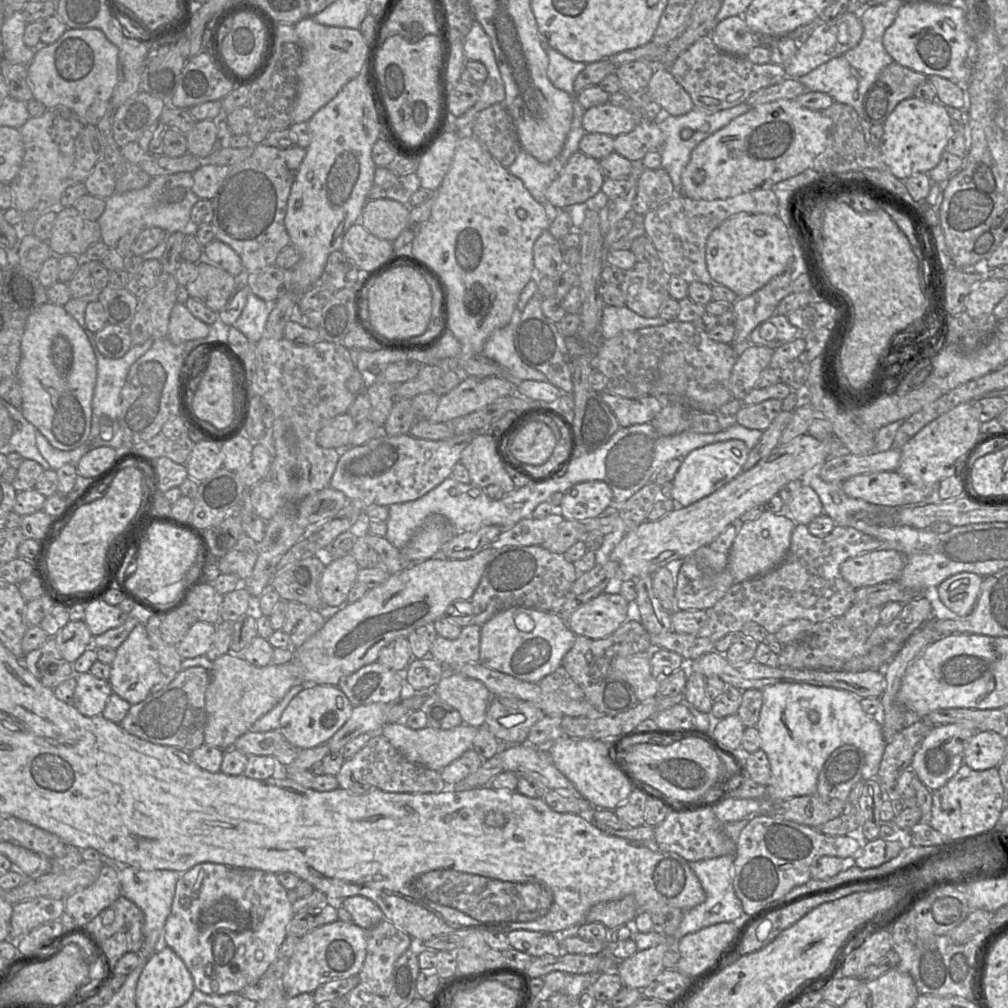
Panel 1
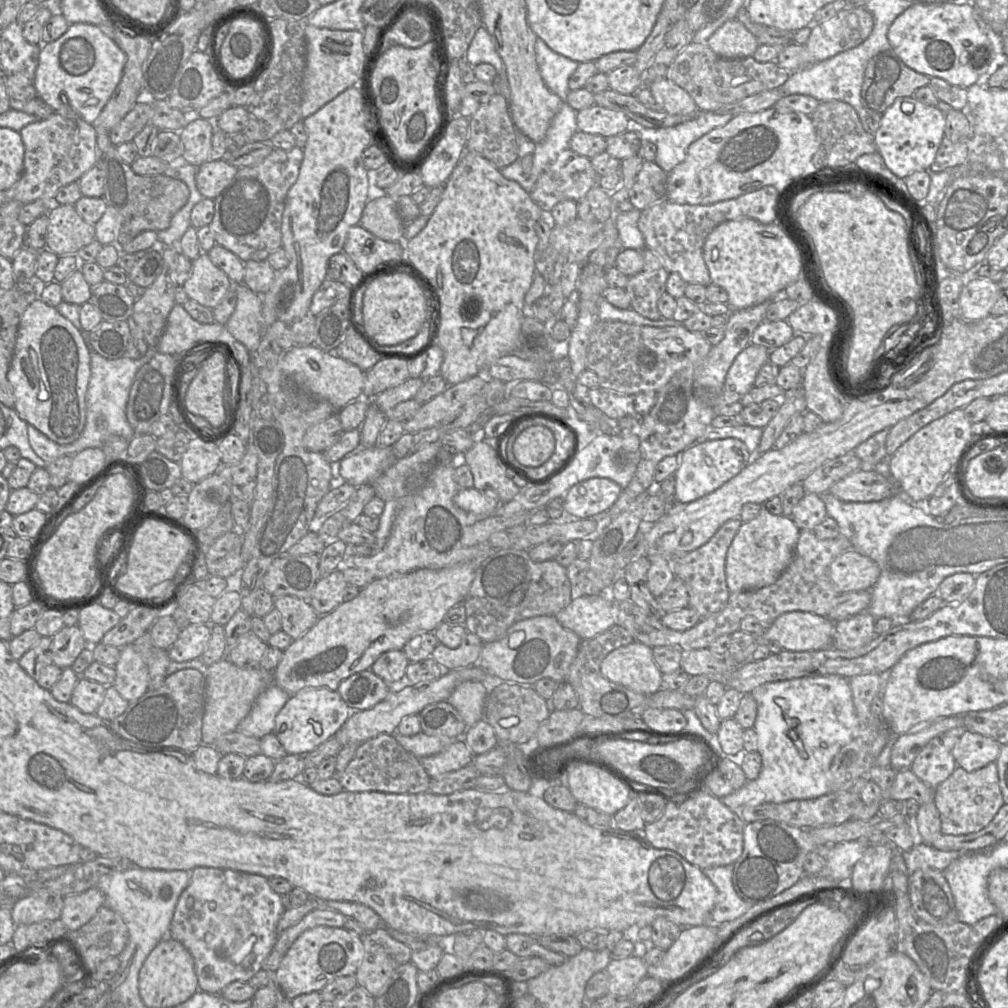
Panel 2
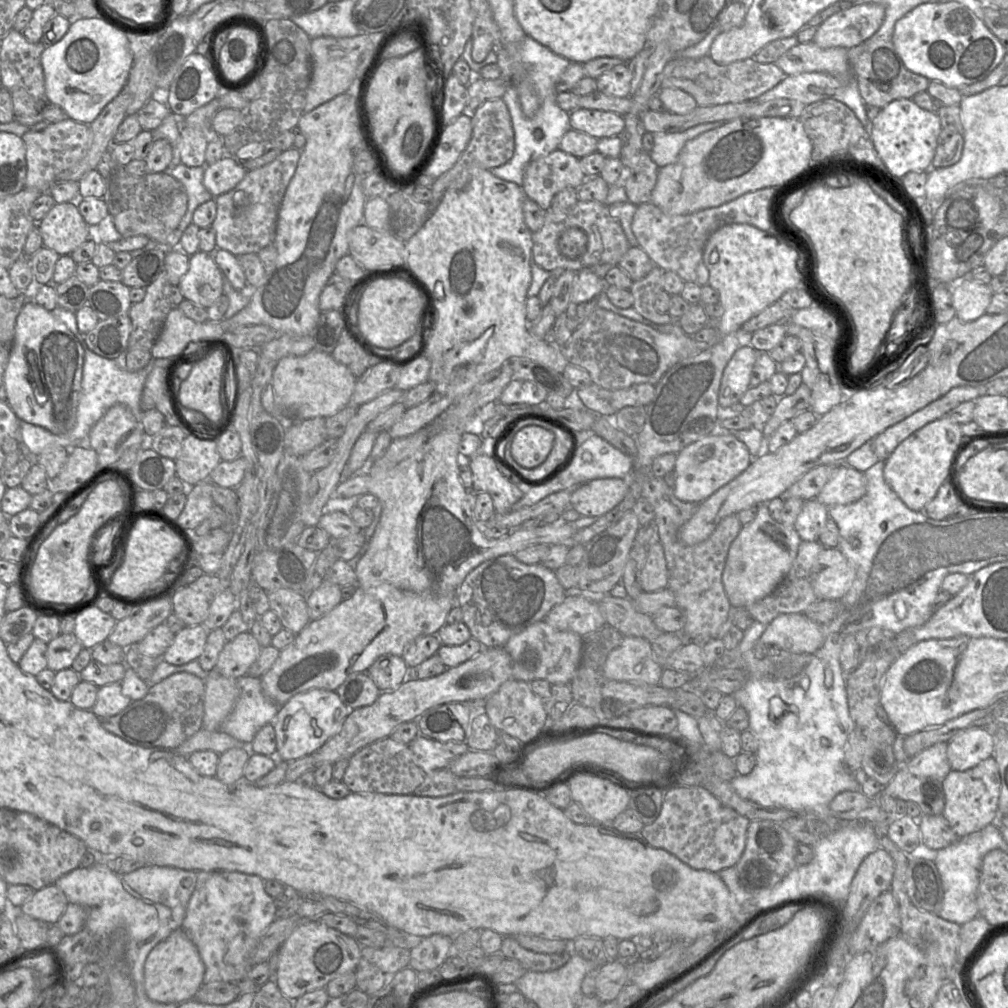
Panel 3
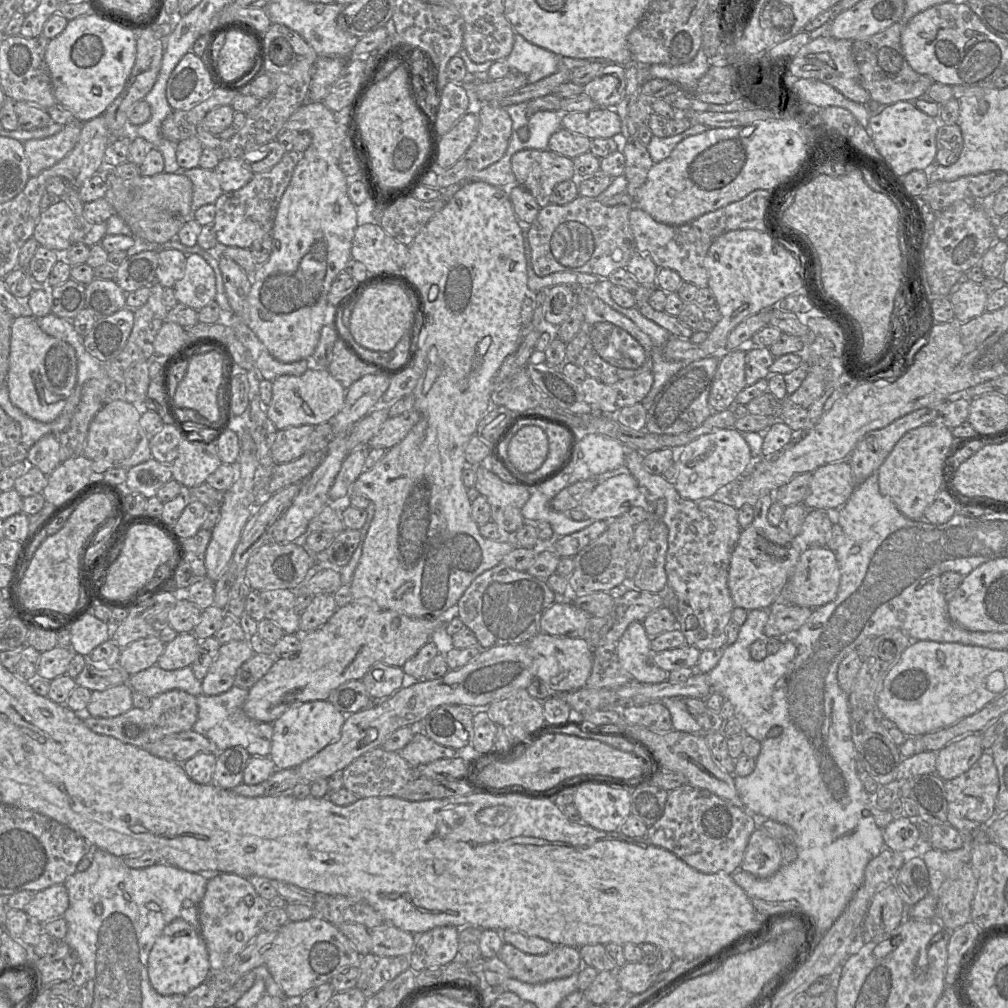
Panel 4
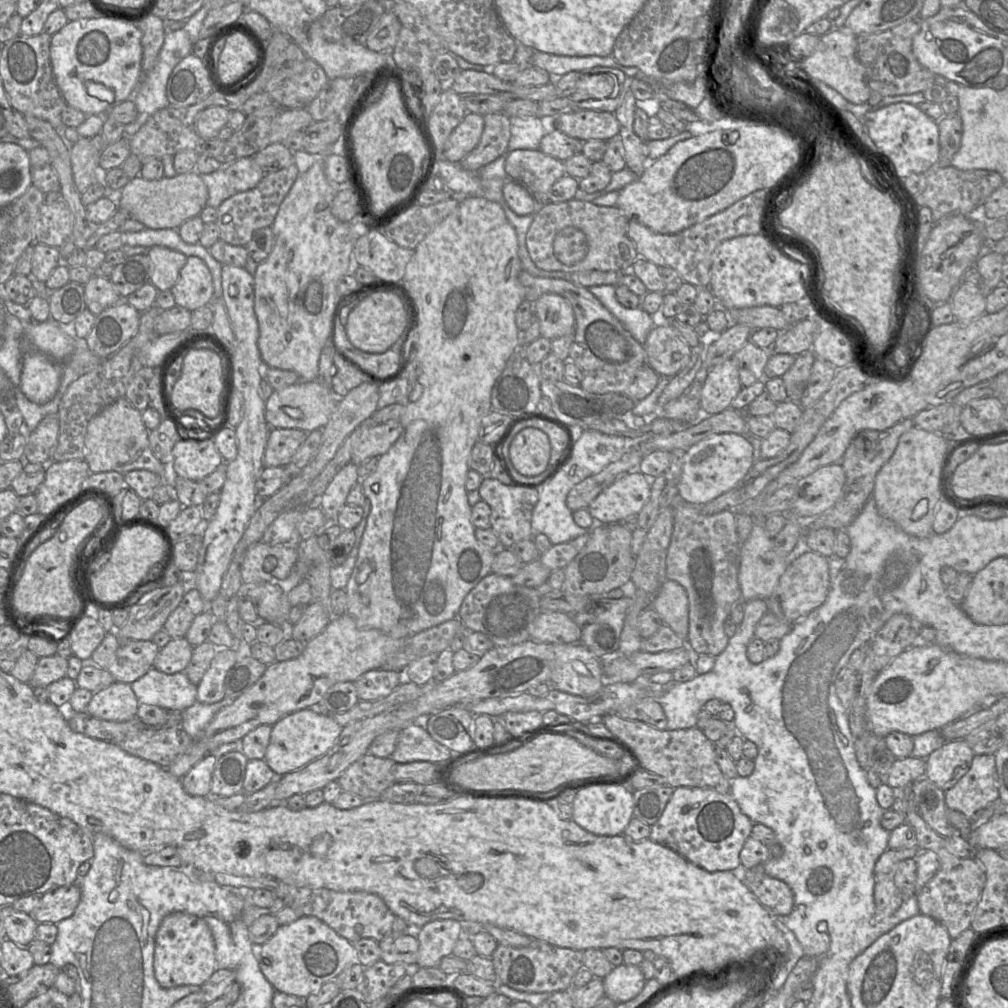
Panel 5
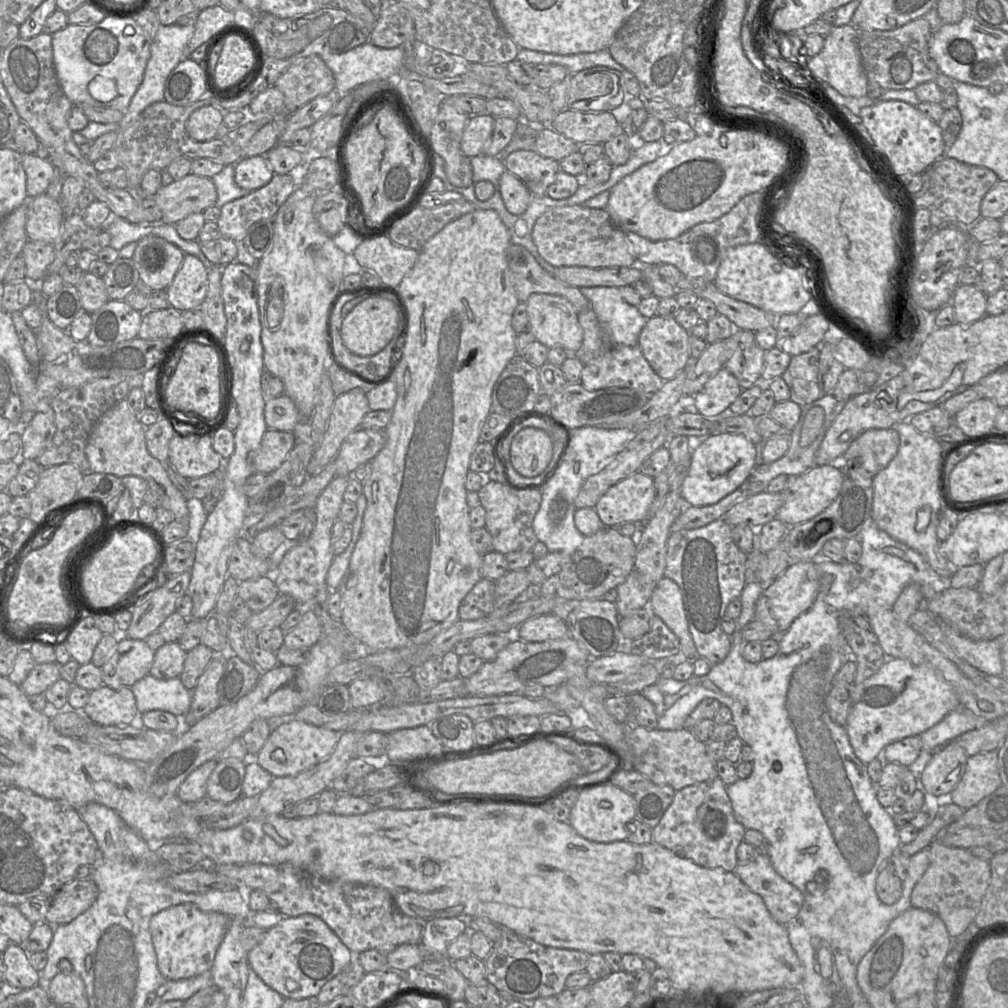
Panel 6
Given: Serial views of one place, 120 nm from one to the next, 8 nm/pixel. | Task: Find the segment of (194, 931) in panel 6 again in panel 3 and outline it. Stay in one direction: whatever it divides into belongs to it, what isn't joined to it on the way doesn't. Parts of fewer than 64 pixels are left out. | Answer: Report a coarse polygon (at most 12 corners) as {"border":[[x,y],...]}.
{"border":[[181,928],[144,966],[145,993],[159,1003],[193,999],[205,965]]}

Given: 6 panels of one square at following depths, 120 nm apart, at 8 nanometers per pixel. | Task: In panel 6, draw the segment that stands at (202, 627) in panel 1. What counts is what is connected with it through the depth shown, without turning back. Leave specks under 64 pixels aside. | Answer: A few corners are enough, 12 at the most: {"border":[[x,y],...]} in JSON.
{"border":[[179,642],[155,652],[149,674],[180,677],[187,654]]}

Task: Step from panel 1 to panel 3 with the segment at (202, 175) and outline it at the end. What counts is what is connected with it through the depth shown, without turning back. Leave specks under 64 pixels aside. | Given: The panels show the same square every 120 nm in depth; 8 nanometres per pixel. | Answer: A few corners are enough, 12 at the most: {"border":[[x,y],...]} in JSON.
{"border":[[233,156],[205,166],[203,184],[215,198],[247,170]]}

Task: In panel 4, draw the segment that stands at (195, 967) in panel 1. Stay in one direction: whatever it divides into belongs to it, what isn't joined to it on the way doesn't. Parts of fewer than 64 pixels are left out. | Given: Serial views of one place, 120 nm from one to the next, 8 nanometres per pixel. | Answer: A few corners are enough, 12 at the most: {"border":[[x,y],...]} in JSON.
{"border":[[231,873],[199,904],[210,968],[230,966],[261,931],[269,903]]}

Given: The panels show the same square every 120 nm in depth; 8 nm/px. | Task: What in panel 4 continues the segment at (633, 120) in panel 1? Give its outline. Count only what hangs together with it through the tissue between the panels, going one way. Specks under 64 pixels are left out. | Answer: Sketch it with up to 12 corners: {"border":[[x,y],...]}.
{"border":[[613,108],[561,113],[561,126],[589,139],[613,138]]}

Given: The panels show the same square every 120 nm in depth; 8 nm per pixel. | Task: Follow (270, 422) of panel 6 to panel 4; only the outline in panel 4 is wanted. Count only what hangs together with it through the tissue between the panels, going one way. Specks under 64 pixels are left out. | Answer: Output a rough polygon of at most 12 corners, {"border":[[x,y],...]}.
{"border":[[327,368],[272,381],[277,430],[329,422],[346,390]]}

